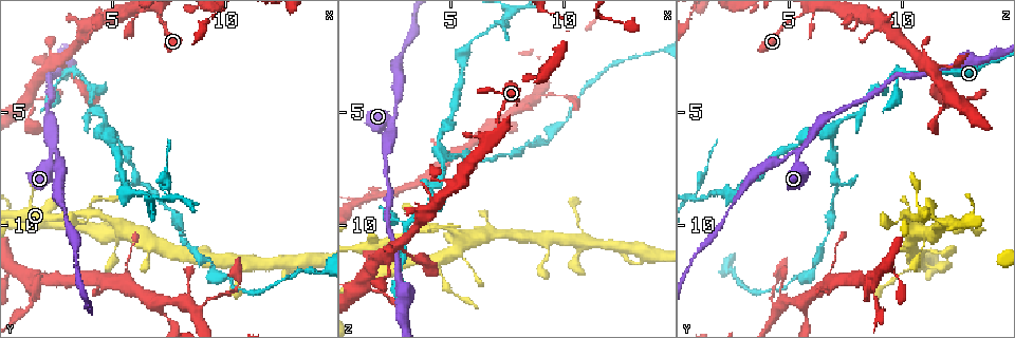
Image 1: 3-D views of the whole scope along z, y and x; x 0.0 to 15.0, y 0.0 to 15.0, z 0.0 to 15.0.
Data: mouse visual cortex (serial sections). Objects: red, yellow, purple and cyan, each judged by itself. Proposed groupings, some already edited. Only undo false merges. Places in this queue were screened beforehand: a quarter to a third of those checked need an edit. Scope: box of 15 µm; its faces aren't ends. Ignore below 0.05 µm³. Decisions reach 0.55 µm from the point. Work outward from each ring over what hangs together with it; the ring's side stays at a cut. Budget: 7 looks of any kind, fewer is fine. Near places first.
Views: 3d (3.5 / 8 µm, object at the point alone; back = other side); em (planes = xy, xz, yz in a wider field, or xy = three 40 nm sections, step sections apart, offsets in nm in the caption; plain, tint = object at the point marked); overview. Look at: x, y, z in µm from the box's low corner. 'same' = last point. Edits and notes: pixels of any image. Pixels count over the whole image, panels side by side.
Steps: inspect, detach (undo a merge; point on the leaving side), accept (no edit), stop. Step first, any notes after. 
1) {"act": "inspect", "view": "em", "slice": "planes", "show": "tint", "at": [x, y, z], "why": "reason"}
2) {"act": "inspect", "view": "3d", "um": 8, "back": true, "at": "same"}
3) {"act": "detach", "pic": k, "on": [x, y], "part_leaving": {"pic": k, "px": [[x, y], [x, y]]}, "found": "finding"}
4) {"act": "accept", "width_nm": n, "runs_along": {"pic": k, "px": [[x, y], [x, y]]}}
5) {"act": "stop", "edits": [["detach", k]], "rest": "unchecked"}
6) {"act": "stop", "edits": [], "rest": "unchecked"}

{"act": "inspect", "view": "3d", "um": 3.5, "at": [4.2, 4.1, 8.6], "why": "thick turns thin"}

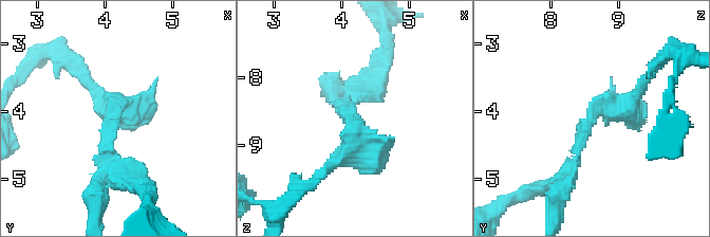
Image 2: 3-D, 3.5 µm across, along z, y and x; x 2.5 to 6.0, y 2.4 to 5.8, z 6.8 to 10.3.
{"act": "inspect", "view": "em", "slice": "xy", "step": 3, "show": "tint", "at": [4.05, 4.10, 8.65]}

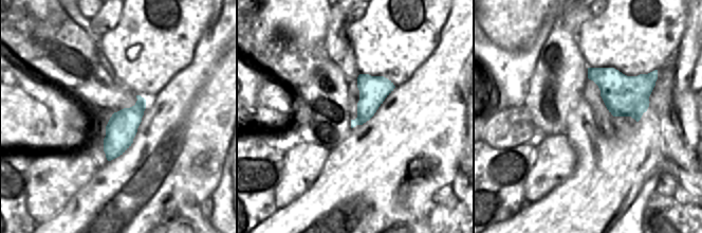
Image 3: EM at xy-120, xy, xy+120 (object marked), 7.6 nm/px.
{"act": "accept", "runs_along": {"pic": 2, "px": [[638, 92], [626, 109], [600, 102], [565, 177]]}, "found": "continuous, no second cell"}

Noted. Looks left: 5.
{"act": "inspect", "view": "3d", "um": 8, "at": [2.3, 6.7, 5.4], "why": "thin arm on a thick one"}

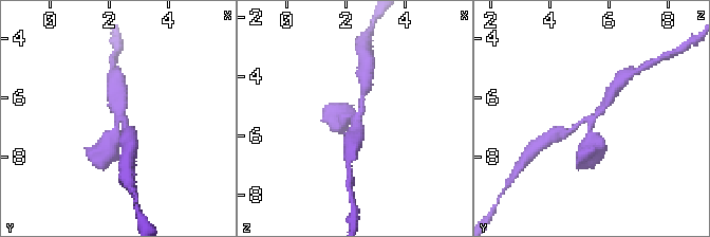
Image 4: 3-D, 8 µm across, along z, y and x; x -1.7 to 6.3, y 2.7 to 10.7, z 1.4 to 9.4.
{"act": "inspect", "view": "em", "slice": "xy", "step": 5, "show": "tint", "at": [2.3, 6.8, 5.4], "arms": 3, "arm_widths_nm": [200, 250, 500]}

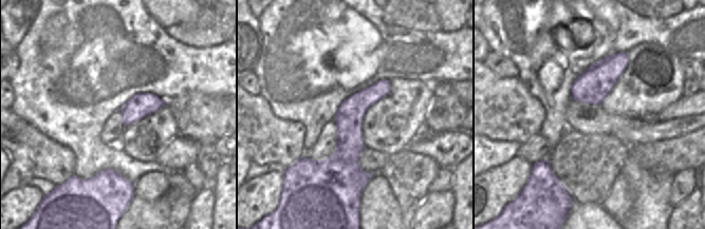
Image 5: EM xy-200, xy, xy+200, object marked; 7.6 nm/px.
{"act": "accept", "runs_along": {"pic": 4, "px": [[589, 149], [592, 121], [611, 96]]}, "found": "continuous, no second cell"}

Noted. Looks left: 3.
{"act": "inspect", "view": "3d", "um": 3.5, "at": [4.6, 5.9, 6.9], "why": "sudden change in width"}

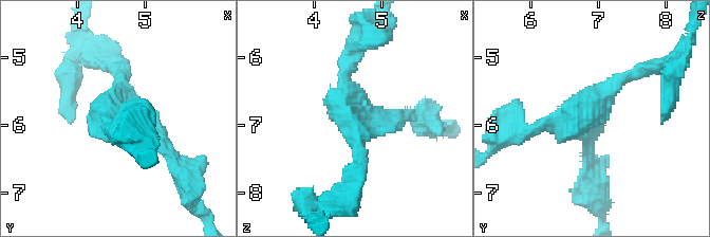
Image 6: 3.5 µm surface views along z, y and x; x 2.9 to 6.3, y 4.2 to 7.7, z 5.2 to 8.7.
{"act": "inspect", "view": "em", "slice": "planes", "show": "tint", "at": [4.55, 5.90, 6.80]}

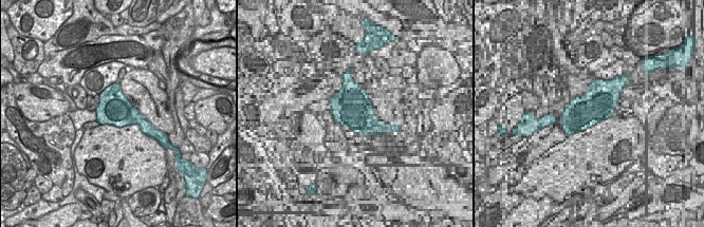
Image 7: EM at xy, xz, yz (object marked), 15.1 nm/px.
{"act": "accept", "found": "one cell here"}

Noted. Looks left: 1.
{"act": "stop", "edits": [], "rest": "unchecked"}

